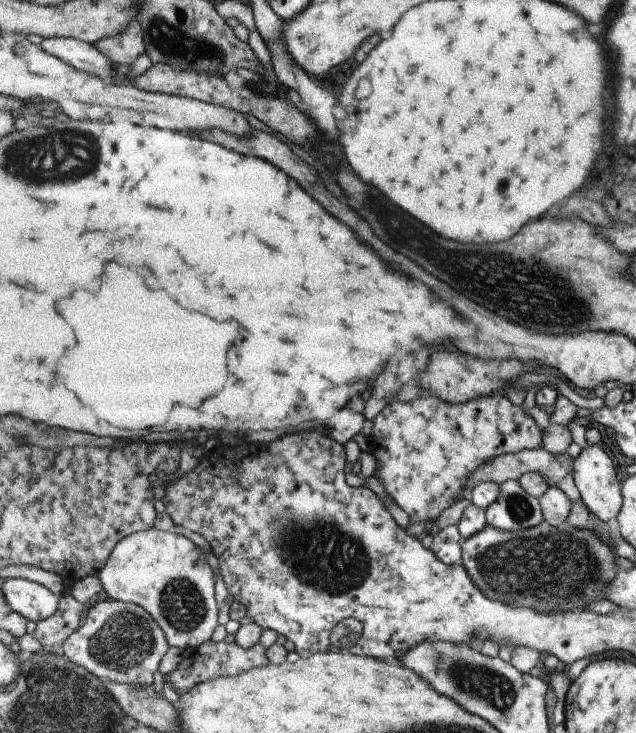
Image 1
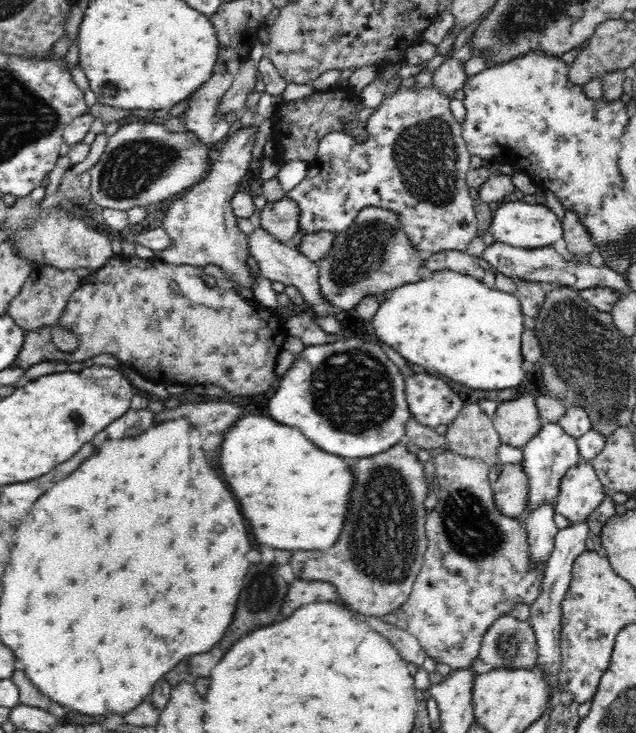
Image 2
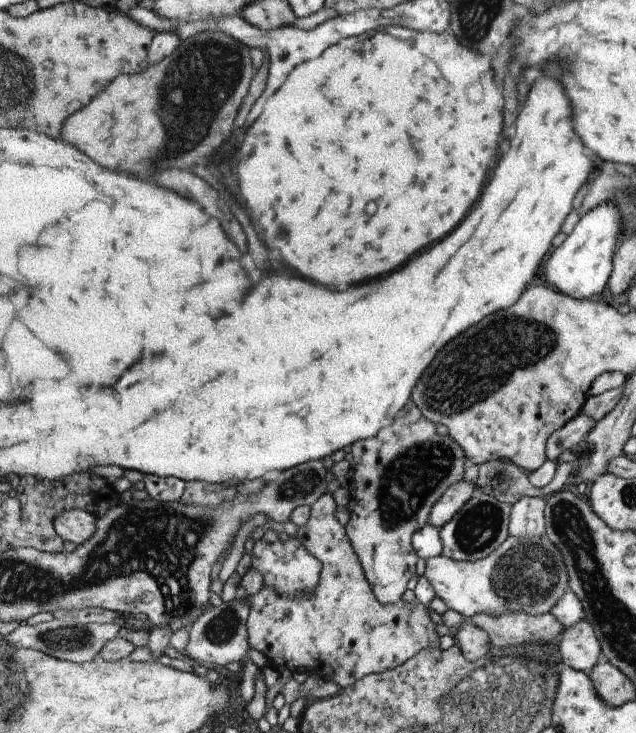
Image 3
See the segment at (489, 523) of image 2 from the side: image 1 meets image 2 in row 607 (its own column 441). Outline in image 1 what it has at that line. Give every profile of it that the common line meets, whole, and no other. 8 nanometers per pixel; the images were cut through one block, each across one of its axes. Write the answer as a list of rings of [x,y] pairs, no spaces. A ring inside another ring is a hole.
[[[425,396],[409,402],[395,402],[391,406],[385,406],[373,418],[373,434],[369,440],[371,454],[377,458],[375,478],[381,482],[383,494],[409,516],[405,532],[413,538],[423,538],[425,534],[435,536],[441,532],[441,528],[435,526],[437,518],[463,498],[471,476],[477,470],[485,468],[485,464],[493,464],[493,460],[509,454],[543,450],[541,430],[535,420],[525,412],[523,406],[513,406],[505,396],[489,396],[465,406],[449,406],[443,400]]]

